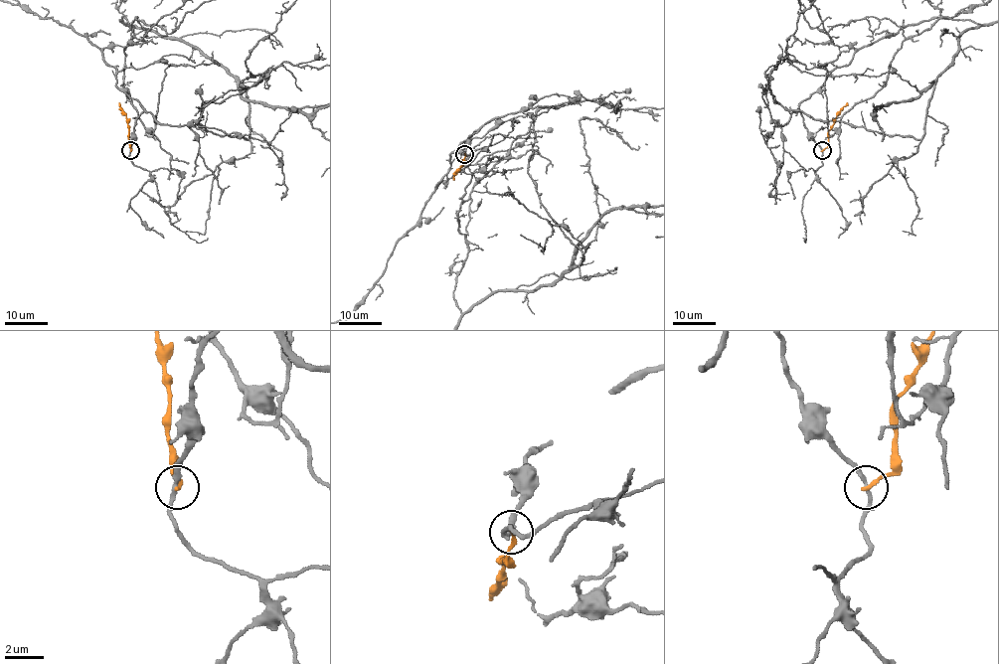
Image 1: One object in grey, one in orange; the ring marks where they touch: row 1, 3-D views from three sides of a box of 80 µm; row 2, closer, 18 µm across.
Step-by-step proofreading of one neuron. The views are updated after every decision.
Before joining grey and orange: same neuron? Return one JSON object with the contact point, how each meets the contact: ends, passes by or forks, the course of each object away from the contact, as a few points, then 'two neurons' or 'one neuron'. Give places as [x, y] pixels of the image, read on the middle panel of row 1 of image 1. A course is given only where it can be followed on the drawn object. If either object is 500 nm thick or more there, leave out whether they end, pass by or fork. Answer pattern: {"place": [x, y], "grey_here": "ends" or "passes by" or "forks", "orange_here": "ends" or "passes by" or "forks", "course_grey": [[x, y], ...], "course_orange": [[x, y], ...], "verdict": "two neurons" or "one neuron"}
{"place": [464, 154], "grey_here": "passes by", "orange_here": "ends", "course_orange": [[464, 154], [453, 180]], "verdict": "two neurons"}

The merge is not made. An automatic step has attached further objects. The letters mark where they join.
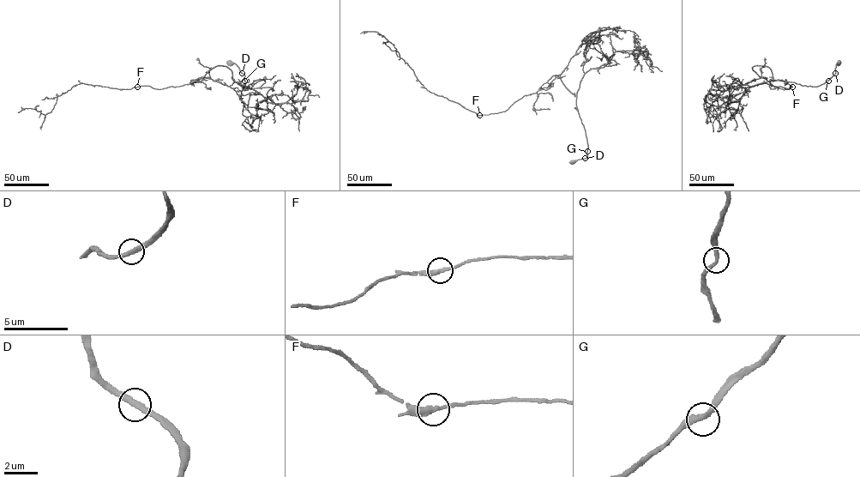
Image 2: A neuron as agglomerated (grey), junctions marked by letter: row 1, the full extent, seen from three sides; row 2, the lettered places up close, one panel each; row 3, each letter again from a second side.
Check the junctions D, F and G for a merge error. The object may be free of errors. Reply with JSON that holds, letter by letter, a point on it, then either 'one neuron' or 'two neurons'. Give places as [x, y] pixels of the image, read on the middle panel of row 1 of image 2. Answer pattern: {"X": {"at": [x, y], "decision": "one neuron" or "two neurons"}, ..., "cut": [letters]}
{"D": {"at": [585, 158], "decision": "one neuron"}, "F": {"at": [479, 115], "decision": "one neuron"}, "G": {"at": [587, 151], "decision": "one neuron"}, "cut": []}

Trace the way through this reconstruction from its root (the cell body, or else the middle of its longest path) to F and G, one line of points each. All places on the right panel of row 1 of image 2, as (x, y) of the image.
F: (838, 63), (833, 75), (816, 87), (773, 80), (768, 67), (752, 67), (772, 86), (789, 89), (792, 87)
G: (838, 63), (828, 81)

